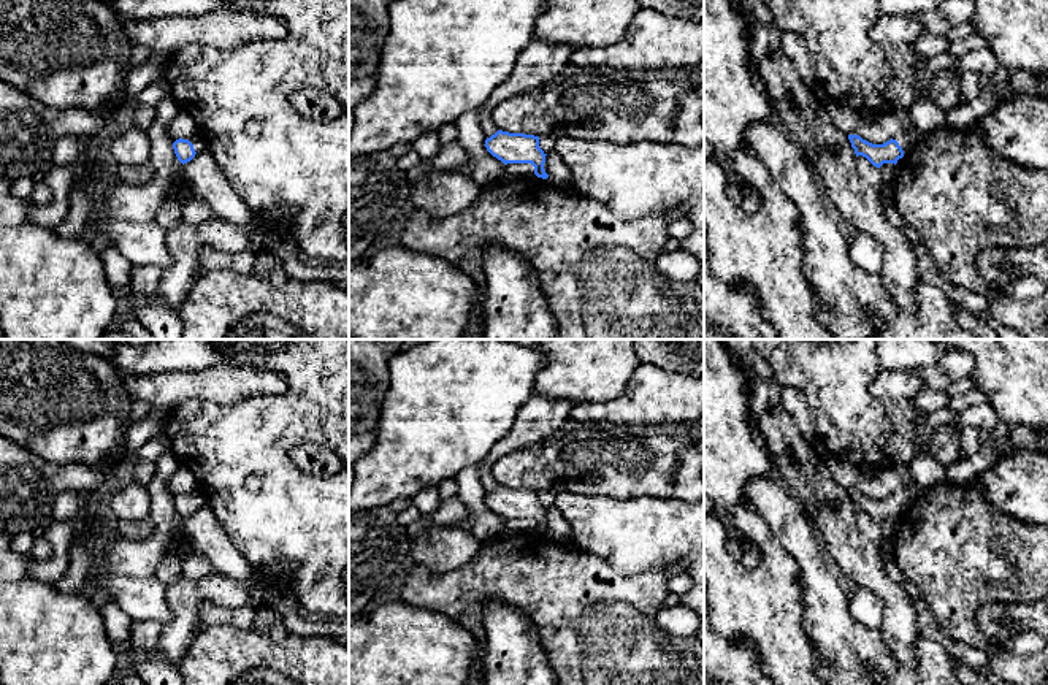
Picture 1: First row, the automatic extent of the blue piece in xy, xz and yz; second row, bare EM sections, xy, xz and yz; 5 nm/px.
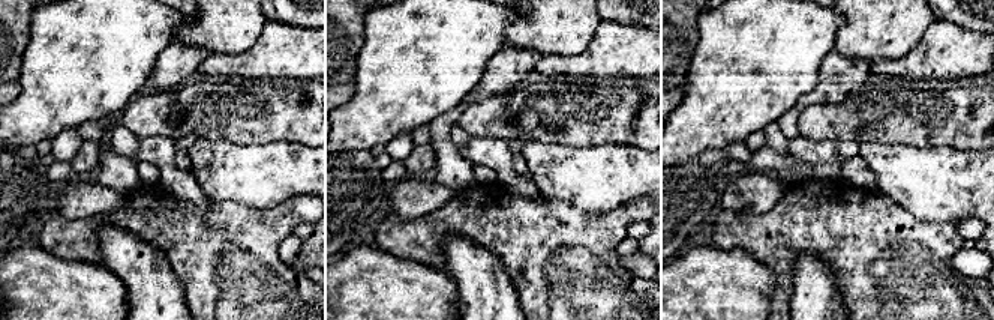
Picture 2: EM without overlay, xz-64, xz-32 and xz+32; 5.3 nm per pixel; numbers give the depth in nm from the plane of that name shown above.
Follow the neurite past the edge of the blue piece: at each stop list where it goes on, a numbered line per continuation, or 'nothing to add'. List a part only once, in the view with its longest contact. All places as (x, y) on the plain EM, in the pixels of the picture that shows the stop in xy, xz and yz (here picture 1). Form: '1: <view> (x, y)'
1: yz (907, 495)

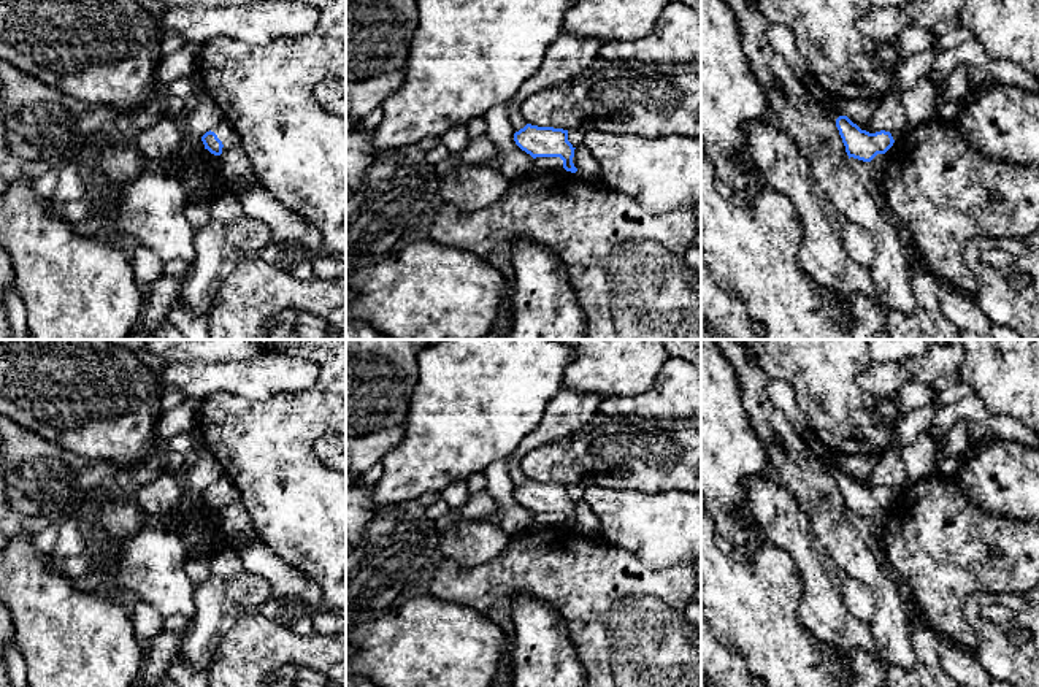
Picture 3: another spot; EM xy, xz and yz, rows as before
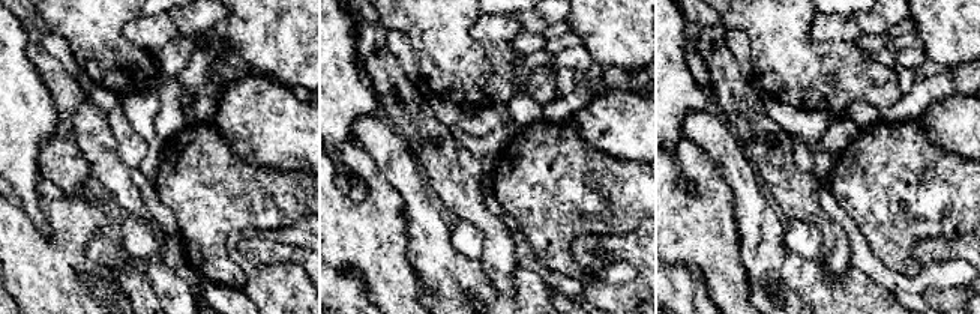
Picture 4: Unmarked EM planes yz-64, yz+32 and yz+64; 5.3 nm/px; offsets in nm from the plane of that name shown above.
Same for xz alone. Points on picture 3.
nothing to add

